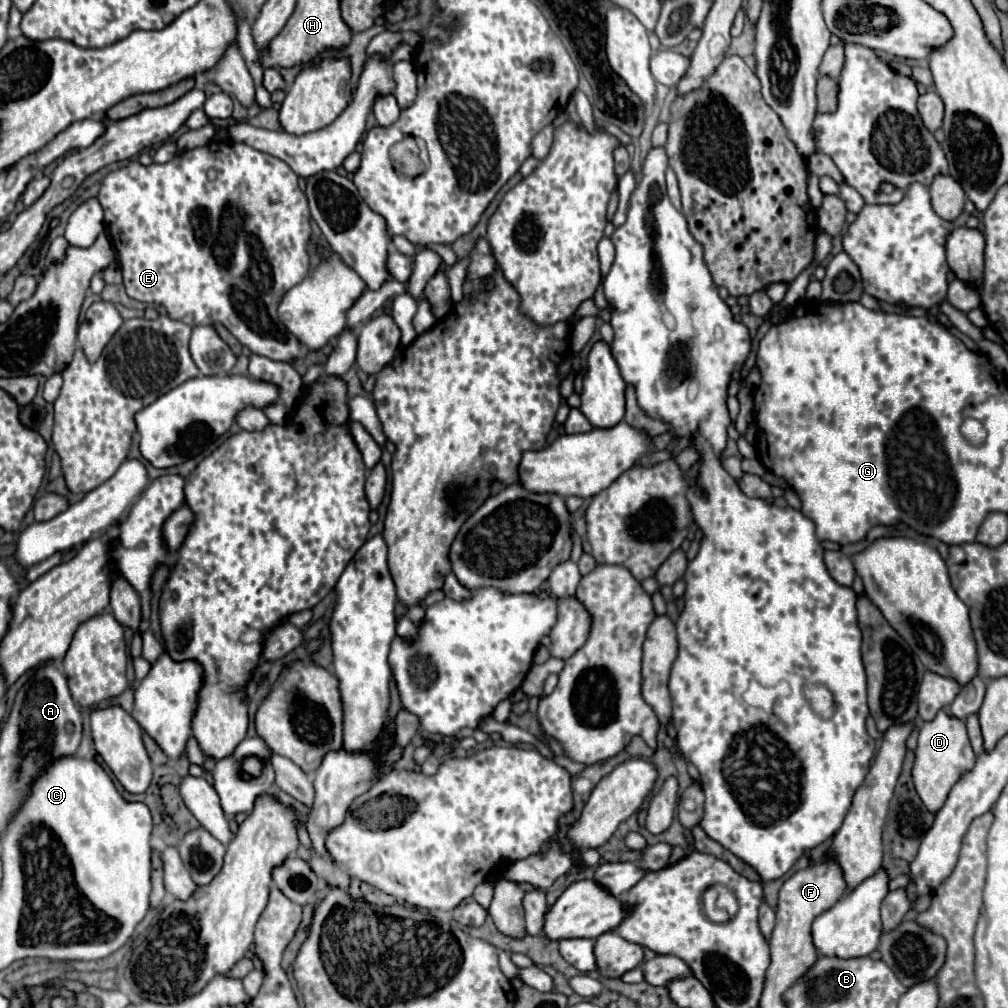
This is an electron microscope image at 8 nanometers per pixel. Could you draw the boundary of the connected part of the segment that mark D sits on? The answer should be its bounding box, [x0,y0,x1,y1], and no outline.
[912,710,976,812]

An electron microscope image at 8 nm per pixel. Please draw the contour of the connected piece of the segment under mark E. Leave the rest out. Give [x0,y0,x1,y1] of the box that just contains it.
[98,140,312,362]

